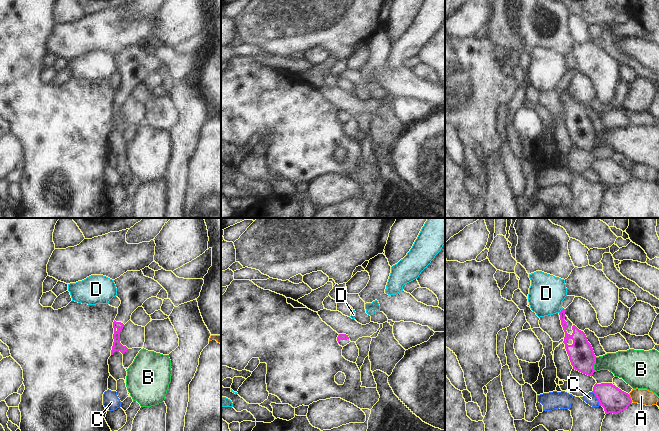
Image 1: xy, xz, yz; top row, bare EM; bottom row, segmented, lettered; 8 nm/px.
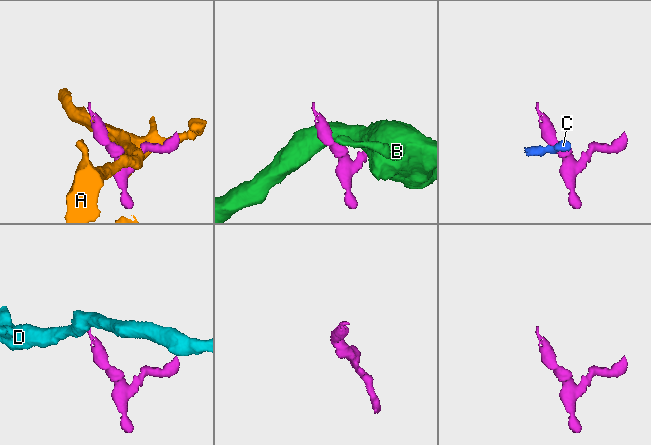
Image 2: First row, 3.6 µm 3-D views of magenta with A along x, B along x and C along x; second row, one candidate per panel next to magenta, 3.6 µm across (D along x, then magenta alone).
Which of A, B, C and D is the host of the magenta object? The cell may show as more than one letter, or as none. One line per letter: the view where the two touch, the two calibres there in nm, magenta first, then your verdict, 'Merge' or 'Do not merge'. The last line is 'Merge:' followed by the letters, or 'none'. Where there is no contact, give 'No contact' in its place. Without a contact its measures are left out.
A: Touches magenta in yz. Thickness 200 nm (magenta) against 130 nm. Do not merge
B: Touches magenta in yz. Thickness 200 nm (magenta) against 220 nm. Do not merge
C: Touches magenta in yz. Thickness 200 nm (magenta) against 90 nm. Do not merge
D: Touches magenta in yz. Thickness 110 nm (magenta) against 280 nm. Do not merge
Merge: none

